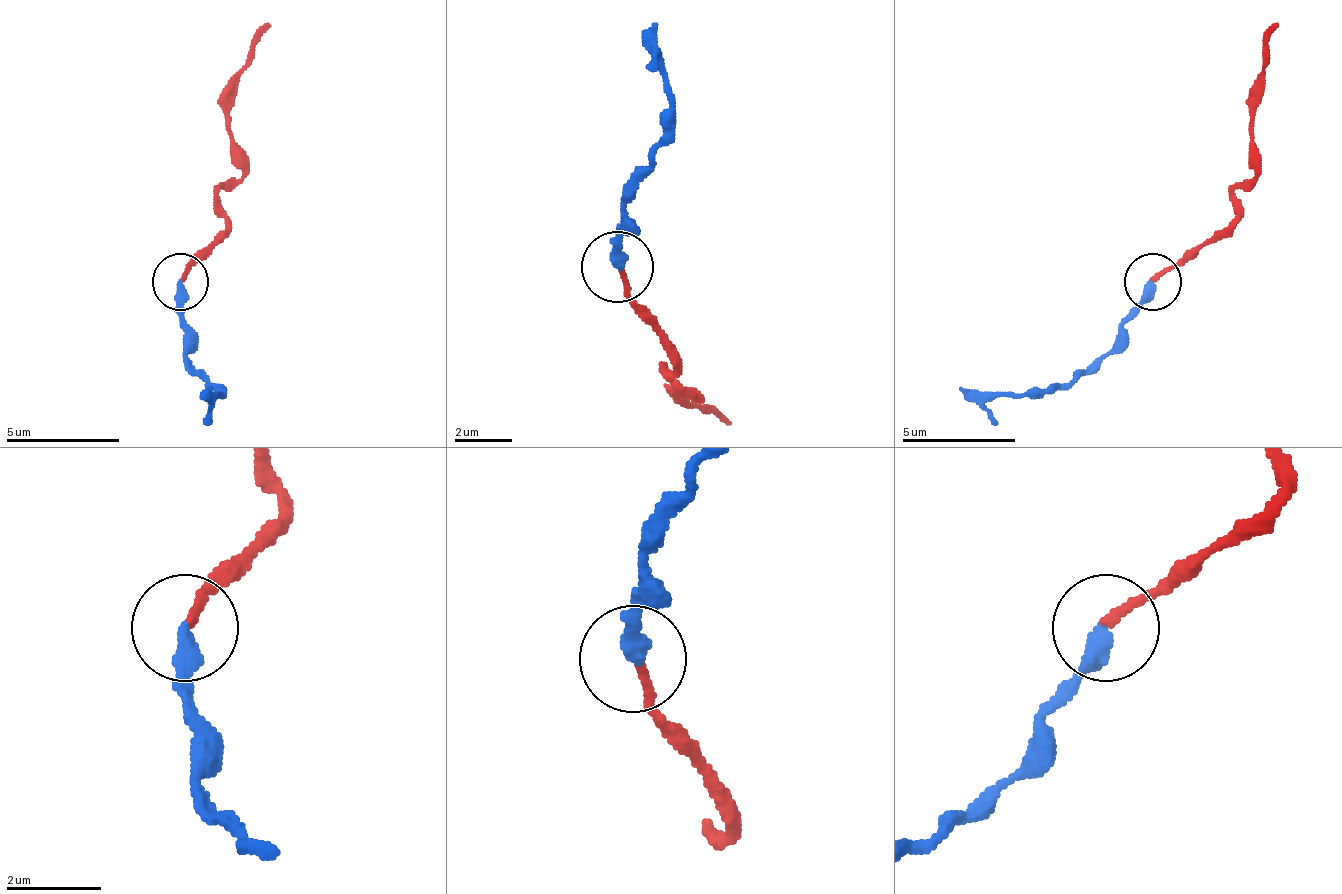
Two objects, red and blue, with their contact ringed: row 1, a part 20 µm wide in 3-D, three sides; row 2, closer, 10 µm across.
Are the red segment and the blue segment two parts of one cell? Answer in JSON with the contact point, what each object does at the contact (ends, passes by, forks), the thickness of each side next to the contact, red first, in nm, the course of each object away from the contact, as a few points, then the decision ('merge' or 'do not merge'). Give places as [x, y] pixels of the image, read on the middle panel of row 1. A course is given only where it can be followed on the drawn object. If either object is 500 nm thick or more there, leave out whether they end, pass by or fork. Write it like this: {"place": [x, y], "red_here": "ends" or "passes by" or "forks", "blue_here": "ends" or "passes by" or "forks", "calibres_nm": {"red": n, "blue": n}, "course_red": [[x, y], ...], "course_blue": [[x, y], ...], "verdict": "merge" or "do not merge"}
{"place": [617, 266], "red_here": "ends", "blue_here": "ends", "calibres_nm": {"red": 200, "blue": 400}, "course_red": [[619, 268], [633, 311], [676, 354], [669, 375], [683, 397], [676, 390], [704, 404], [726, 425]], "course_blue": [[619, 268], [619, 204], [654, 161], [669, 104], [654, 25]], "verdict": "merge"}

